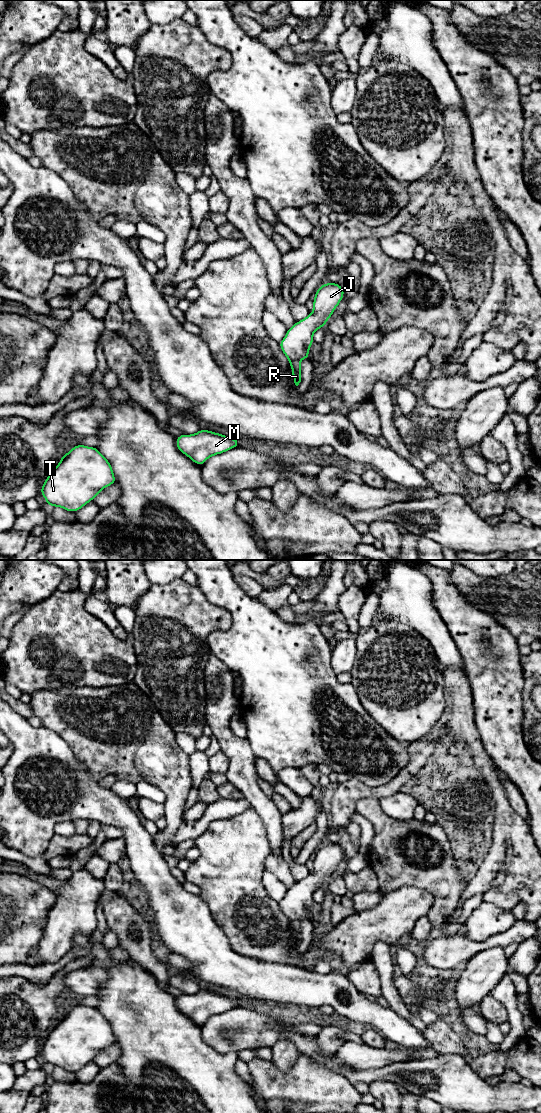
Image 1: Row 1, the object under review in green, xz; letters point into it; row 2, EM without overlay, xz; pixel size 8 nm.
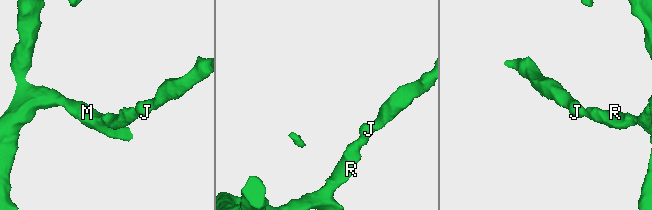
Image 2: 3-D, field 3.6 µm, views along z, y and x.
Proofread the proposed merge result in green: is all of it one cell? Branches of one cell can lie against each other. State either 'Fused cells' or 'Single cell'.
Single cell

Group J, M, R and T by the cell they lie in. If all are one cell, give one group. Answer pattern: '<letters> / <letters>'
J M R T

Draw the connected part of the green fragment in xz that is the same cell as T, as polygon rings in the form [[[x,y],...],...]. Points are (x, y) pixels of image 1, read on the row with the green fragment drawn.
[[[78,444],[61,456],[40,492],[47,505],[76,512],[113,484],[116,479],[111,464],[97,447]]]

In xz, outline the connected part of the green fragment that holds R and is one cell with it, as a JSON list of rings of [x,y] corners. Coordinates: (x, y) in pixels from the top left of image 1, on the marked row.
[[[337,282],[322,284],[315,292],[313,312],[288,328],[285,337],[279,342],[282,352],[289,360],[296,386],[302,379],[300,360],[310,359],[309,348],[314,343],[314,332],[324,327],[344,294],[344,289]]]

